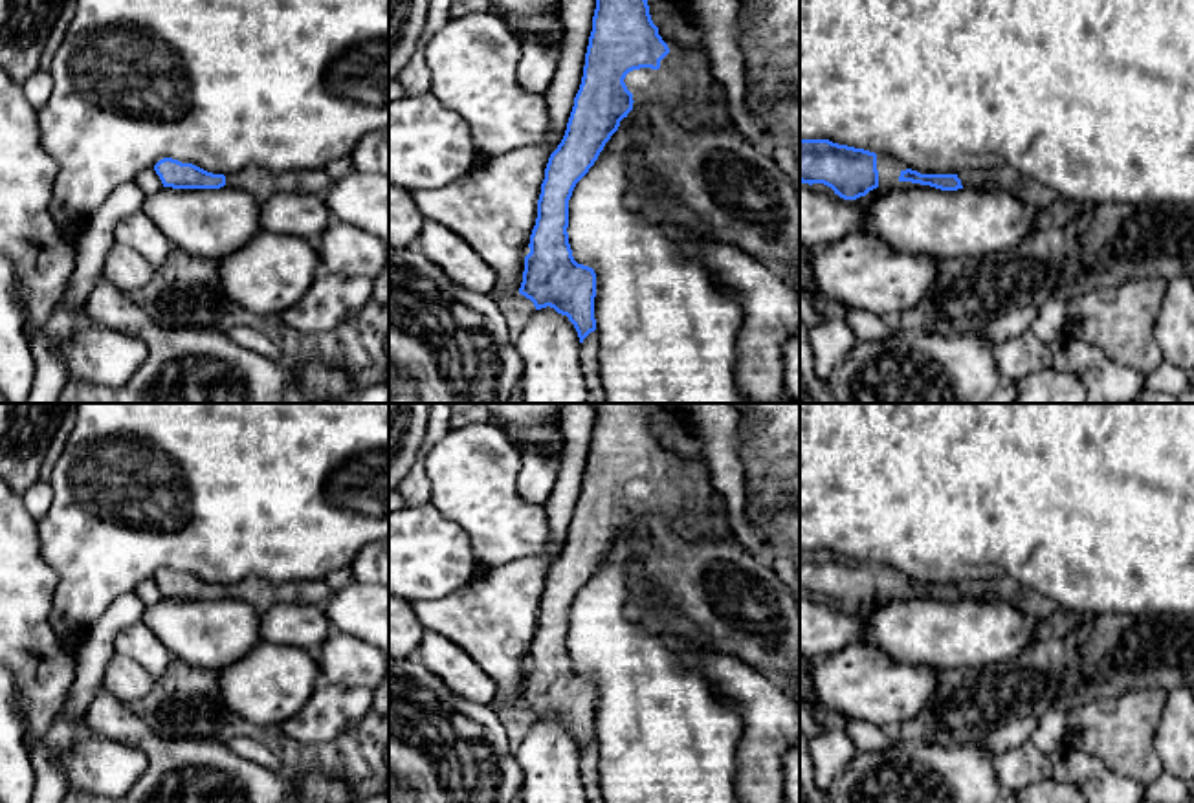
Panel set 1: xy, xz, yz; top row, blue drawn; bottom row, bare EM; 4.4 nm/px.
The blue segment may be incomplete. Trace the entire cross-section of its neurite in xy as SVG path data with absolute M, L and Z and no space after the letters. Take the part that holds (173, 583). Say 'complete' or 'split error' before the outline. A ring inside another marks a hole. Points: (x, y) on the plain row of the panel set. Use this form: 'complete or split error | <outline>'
split error | M163 568L154 576L163 598L172 600L220 600L226 594L249 603L259 614L264 614L279 603L312 603L323 605L332 592L323 581L286 581L271 583L255 574L235 585L213 585L193 574L182 574Z

